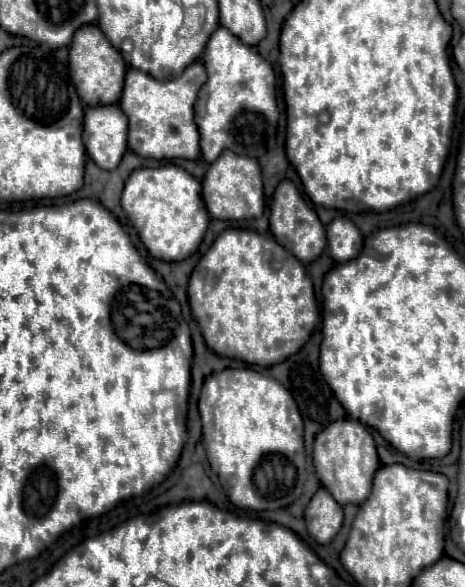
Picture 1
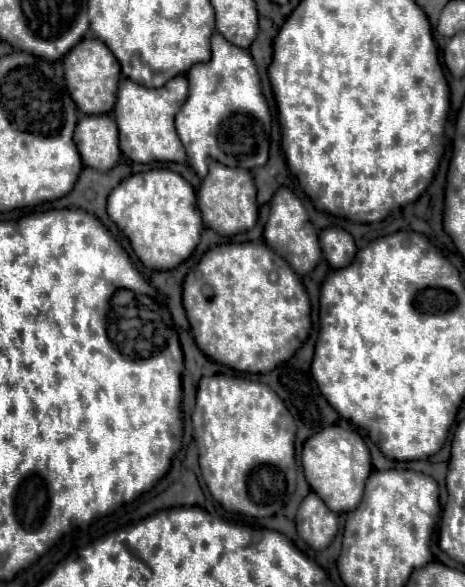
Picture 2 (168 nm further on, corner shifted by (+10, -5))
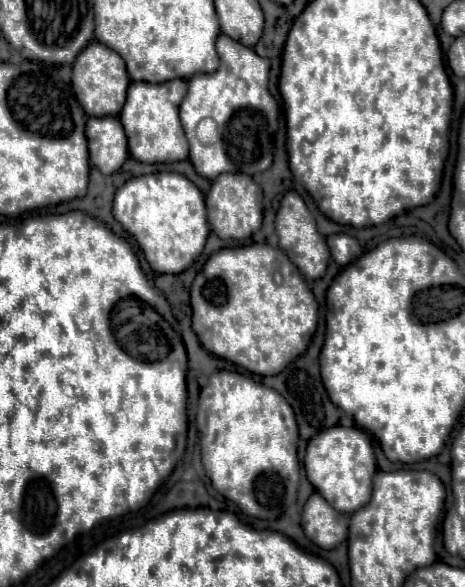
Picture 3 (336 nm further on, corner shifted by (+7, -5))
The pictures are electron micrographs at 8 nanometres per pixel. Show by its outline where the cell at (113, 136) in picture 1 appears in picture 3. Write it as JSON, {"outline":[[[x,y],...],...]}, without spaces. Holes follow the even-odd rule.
{"outline":[[[116,116],[90,118],[86,122],[86,138],[90,162],[102,174],[114,174],[128,158],[128,142],[124,128]]]}

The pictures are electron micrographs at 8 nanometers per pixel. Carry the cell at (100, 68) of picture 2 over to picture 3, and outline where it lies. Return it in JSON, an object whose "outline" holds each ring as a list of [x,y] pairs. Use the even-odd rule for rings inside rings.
{"outline":[[[96,40],[80,52],[72,66],[72,90],[88,116],[118,116],[126,100],[128,84],[130,78],[122,56]]]}

